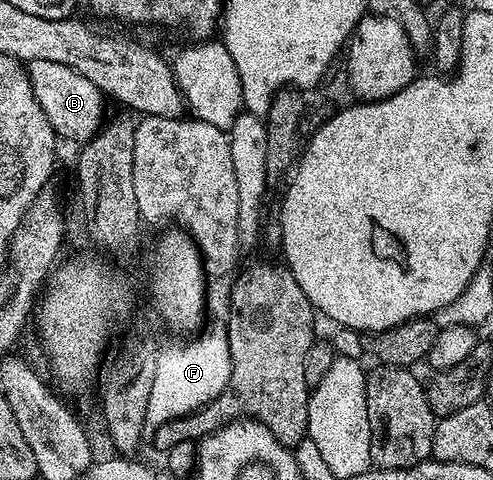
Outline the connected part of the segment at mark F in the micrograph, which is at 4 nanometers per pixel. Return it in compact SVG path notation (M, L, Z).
M207 324L197 335L191 336L183 345L170 345L156 357L156 379L152 379L152 396L148 399L146 424L151 430L160 428L177 417L189 417L206 408L224 391L230 378L230 348L225 324Z

